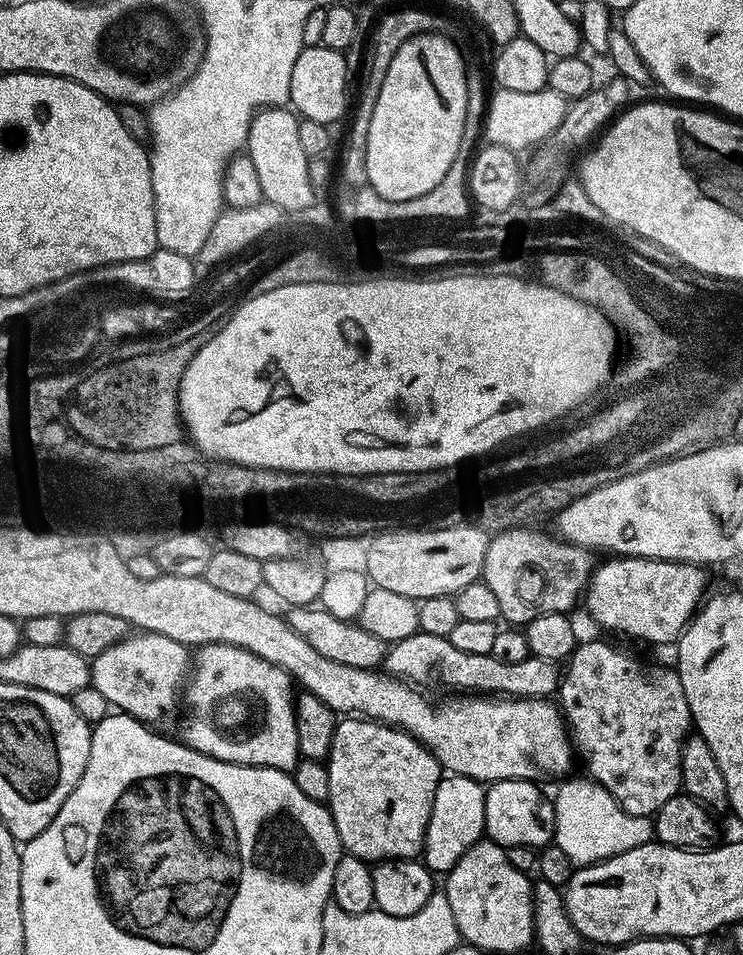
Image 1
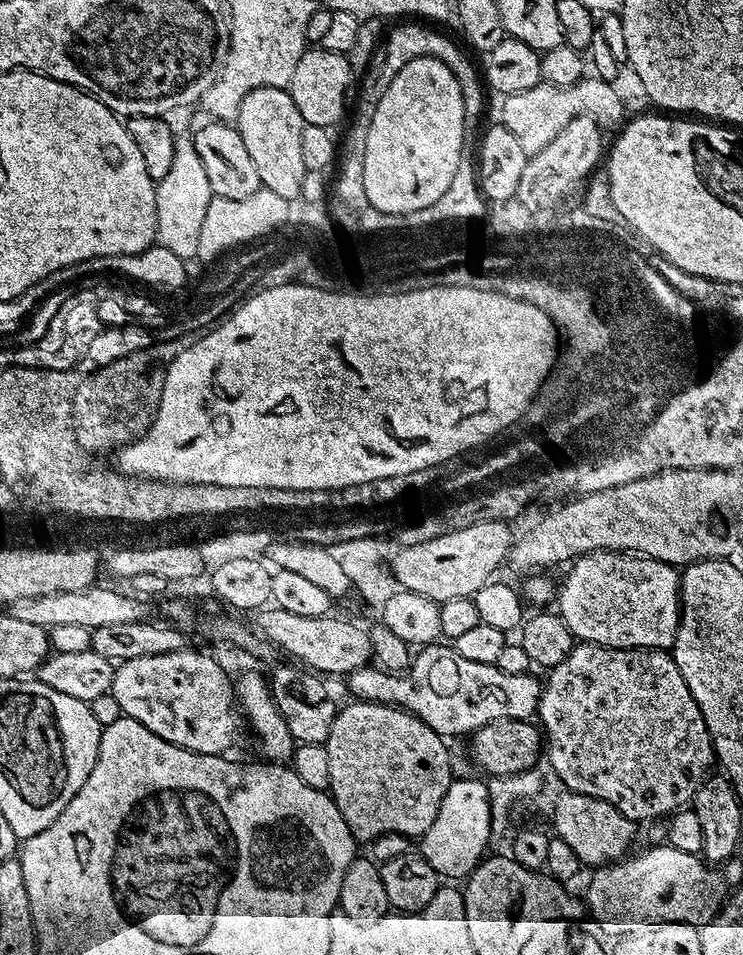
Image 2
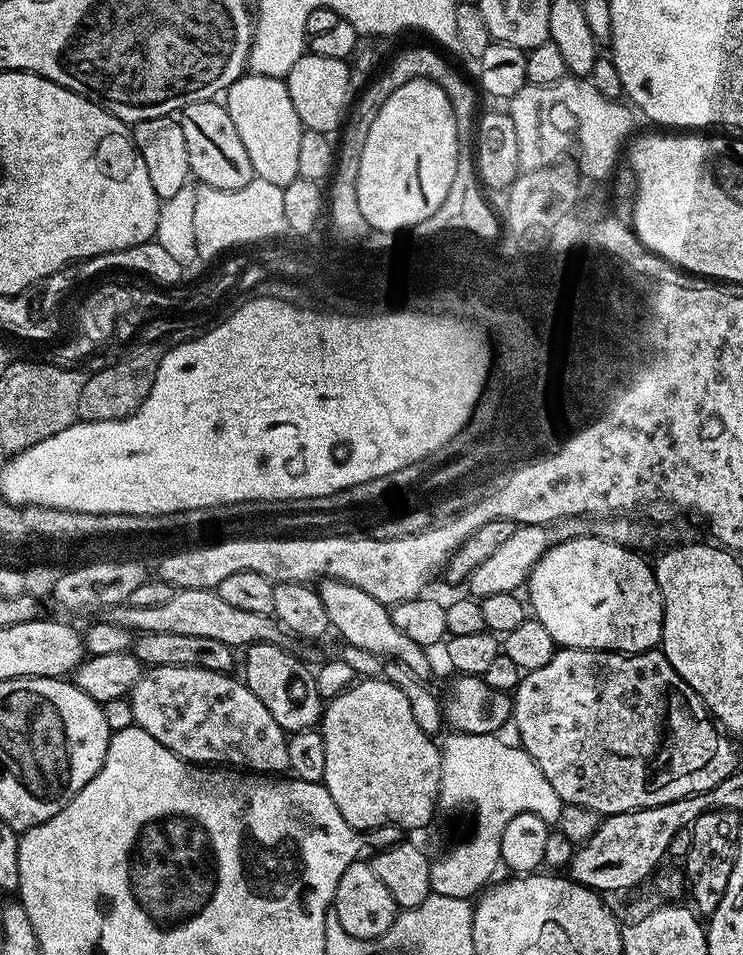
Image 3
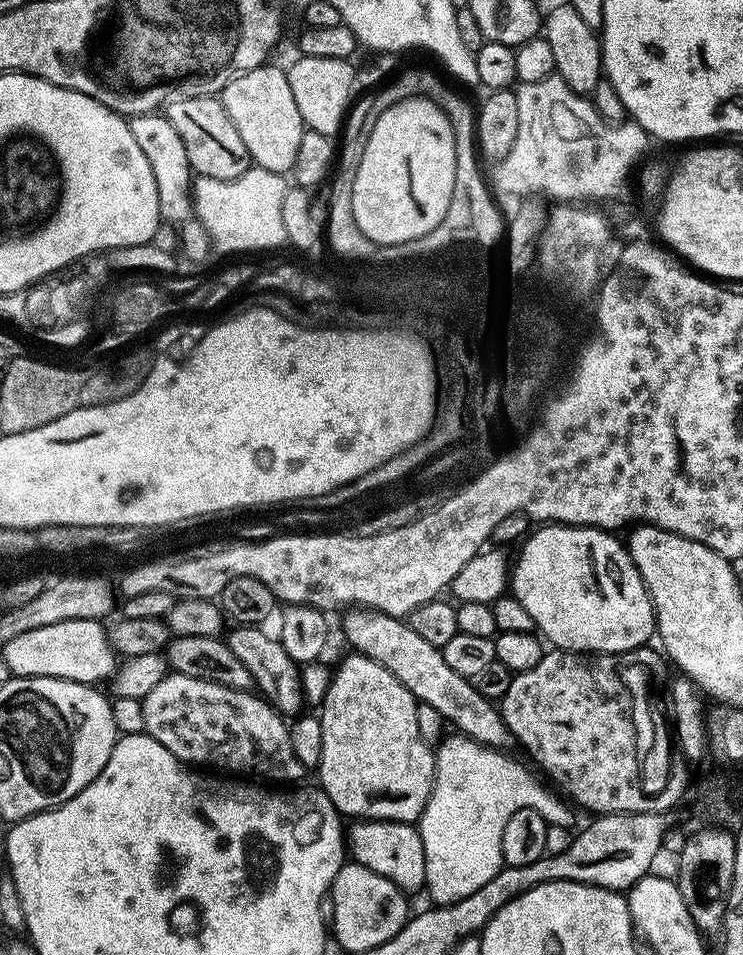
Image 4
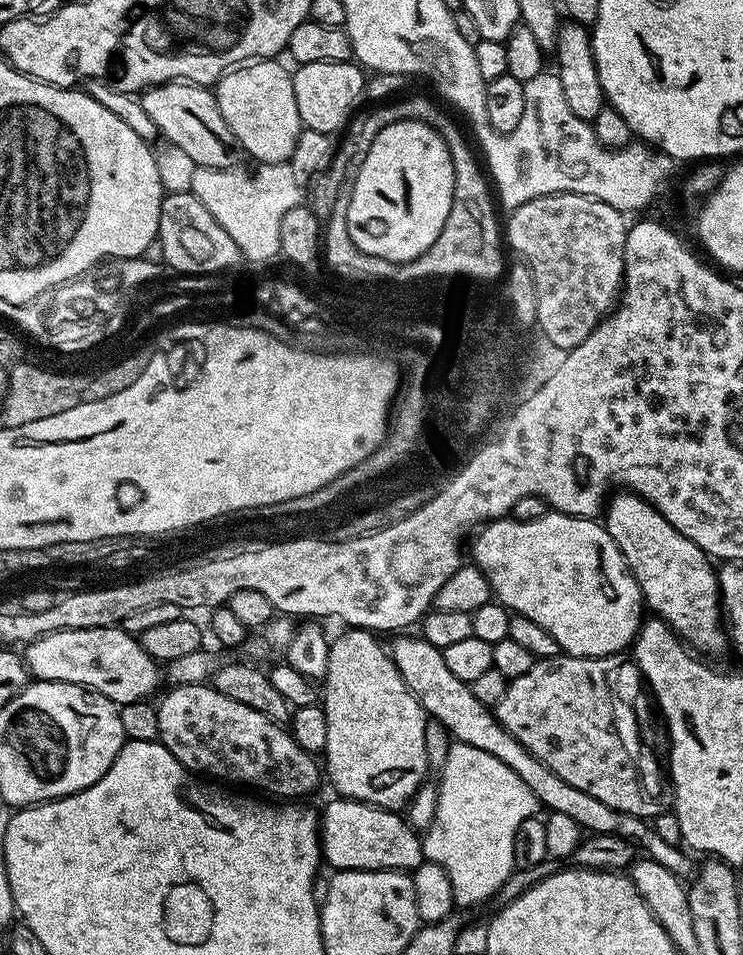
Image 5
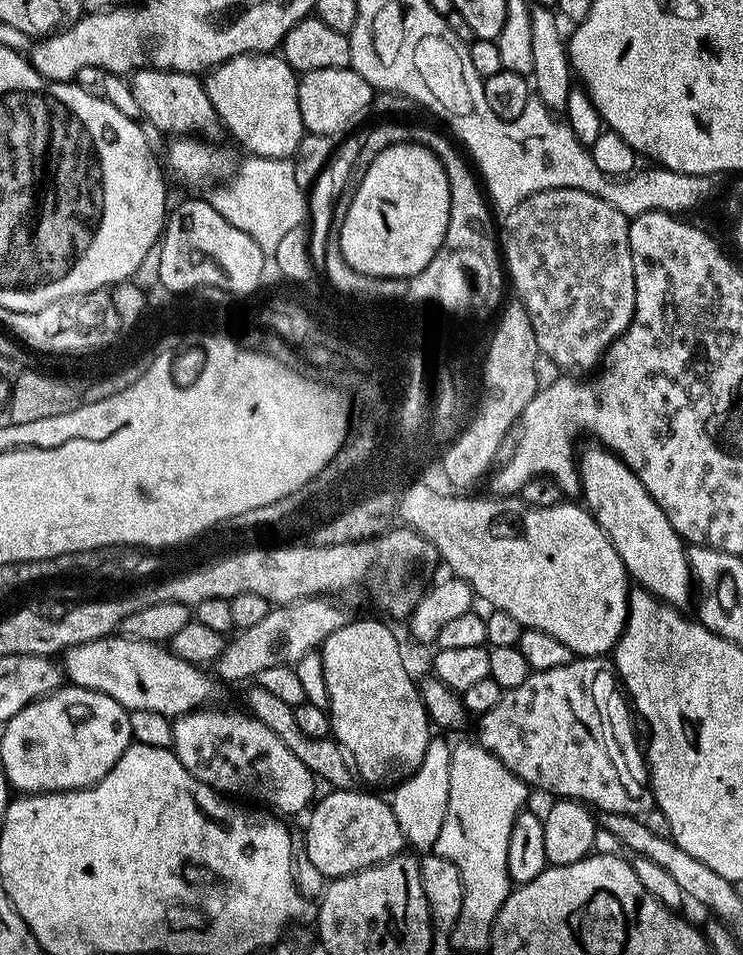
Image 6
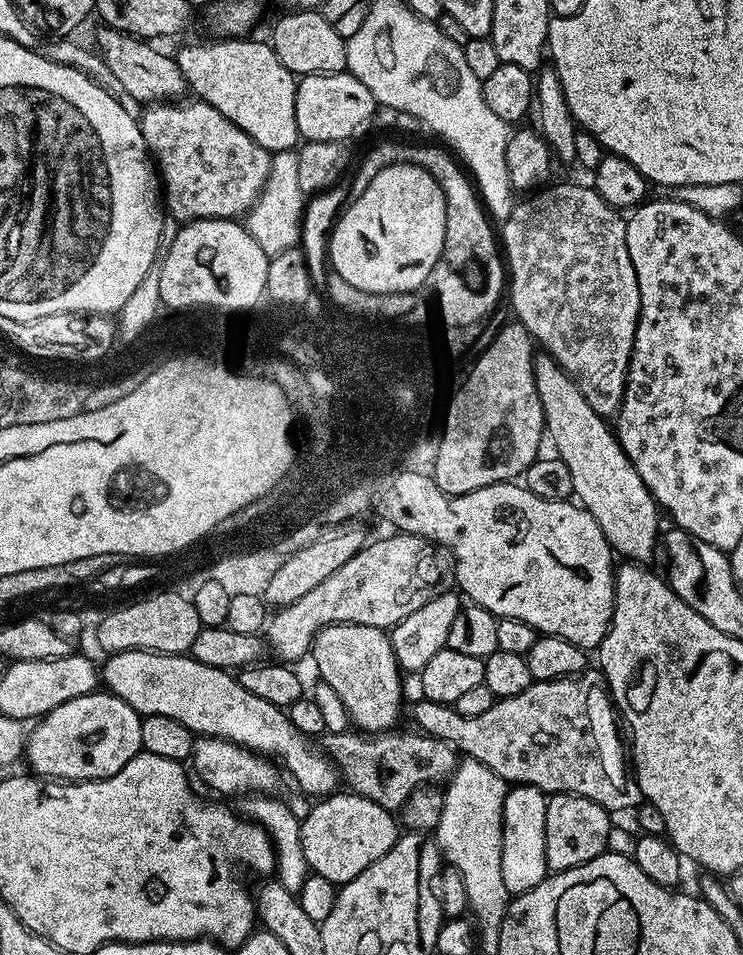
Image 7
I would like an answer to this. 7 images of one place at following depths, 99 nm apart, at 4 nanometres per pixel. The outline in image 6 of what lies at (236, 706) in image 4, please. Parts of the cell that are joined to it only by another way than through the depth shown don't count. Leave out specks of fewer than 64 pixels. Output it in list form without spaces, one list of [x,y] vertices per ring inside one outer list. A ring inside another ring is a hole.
[[[212,707],[198,708],[172,720],[174,742],[171,749],[178,762],[182,762],[198,782],[225,797],[245,796],[248,799],[245,801],[267,806],[280,814],[303,813],[317,795],[318,781],[312,772],[302,766],[301,760],[279,740],[278,734],[262,726],[255,716]]]

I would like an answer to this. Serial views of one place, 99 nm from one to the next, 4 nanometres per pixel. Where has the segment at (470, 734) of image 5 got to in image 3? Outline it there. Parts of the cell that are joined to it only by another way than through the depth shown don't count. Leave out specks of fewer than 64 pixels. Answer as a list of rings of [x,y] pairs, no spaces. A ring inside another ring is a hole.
[[[323,577],[316,586],[322,604],[326,608],[329,625],[352,646],[382,656],[396,659],[406,664],[414,674],[421,678],[428,677],[430,672],[429,653],[420,644],[413,642],[406,634],[402,634],[394,625],[391,611],[376,598],[371,598],[364,590],[350,583],[332,577]]]

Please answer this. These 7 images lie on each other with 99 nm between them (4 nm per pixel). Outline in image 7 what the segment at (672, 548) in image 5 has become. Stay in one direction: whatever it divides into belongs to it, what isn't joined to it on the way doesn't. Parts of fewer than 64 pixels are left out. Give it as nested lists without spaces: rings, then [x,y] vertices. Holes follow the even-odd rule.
[[[537,355],[532,361],[532,369],[536,375],[538,398],[542,402],[544,411],[546,436],[549,441],[552,439],[552,444],[556,447],[555,455],[562,462],[566,462],[566,470],[570,470],[570,478],[574,482],[573,497],[581,508],[592,515],[594,522],[598,522],[613,553],[620,555],[621,552],[624,558],[632,562],[648,562],[648,559],[655,554],[656,548],[658,552],[658,537],[662,532],[661,513],[650,490],[644,485],[642,478],[638,478],[638,470],[634,470],[630,458],[622,450],[609,421],[592,409],[590,402],[586,402],[576,383],[560,369],[560,365],[551,356]]]

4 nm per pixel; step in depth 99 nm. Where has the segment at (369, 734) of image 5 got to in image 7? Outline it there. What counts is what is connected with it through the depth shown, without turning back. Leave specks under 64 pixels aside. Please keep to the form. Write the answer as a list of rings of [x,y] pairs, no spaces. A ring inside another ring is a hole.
[[[332,624],[323,628],[312,643],[310,660],[320,671],[319,679],[342,698],[348,719],[365,733],[387,732],[400,720],[404,688],[400,685],[402,669],[396,663],[392,637],[385,629],[361,624]]]

